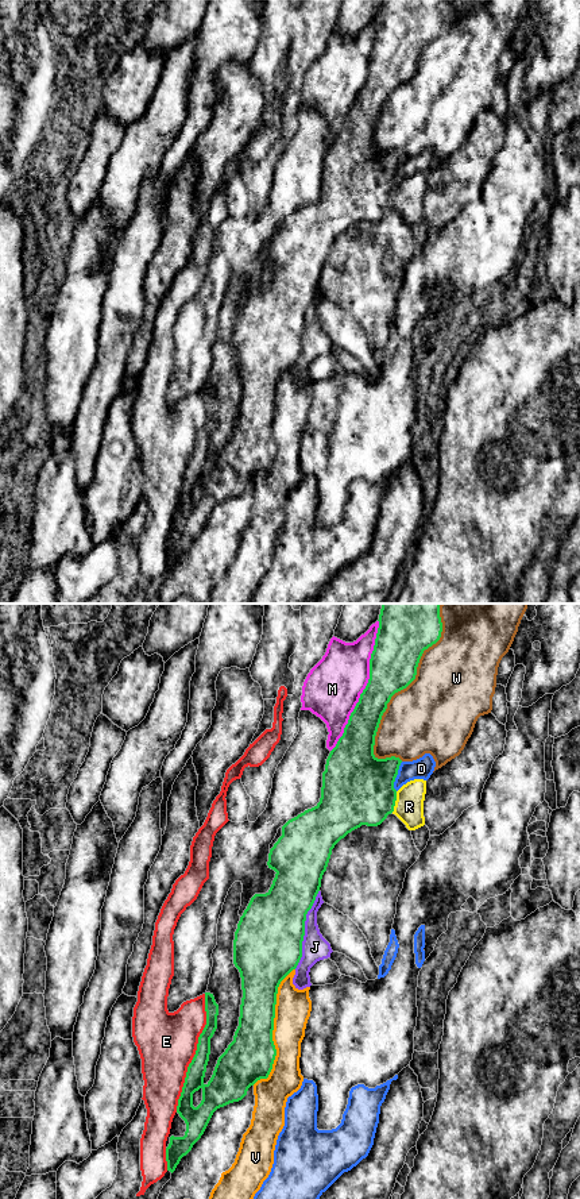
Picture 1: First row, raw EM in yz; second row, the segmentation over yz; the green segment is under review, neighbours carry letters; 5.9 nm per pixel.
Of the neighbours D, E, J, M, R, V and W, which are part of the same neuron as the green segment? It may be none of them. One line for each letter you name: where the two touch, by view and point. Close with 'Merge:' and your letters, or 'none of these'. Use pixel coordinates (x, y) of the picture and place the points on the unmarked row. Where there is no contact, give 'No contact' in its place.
R: Touches green at yz (394, 197)
Merge: R

